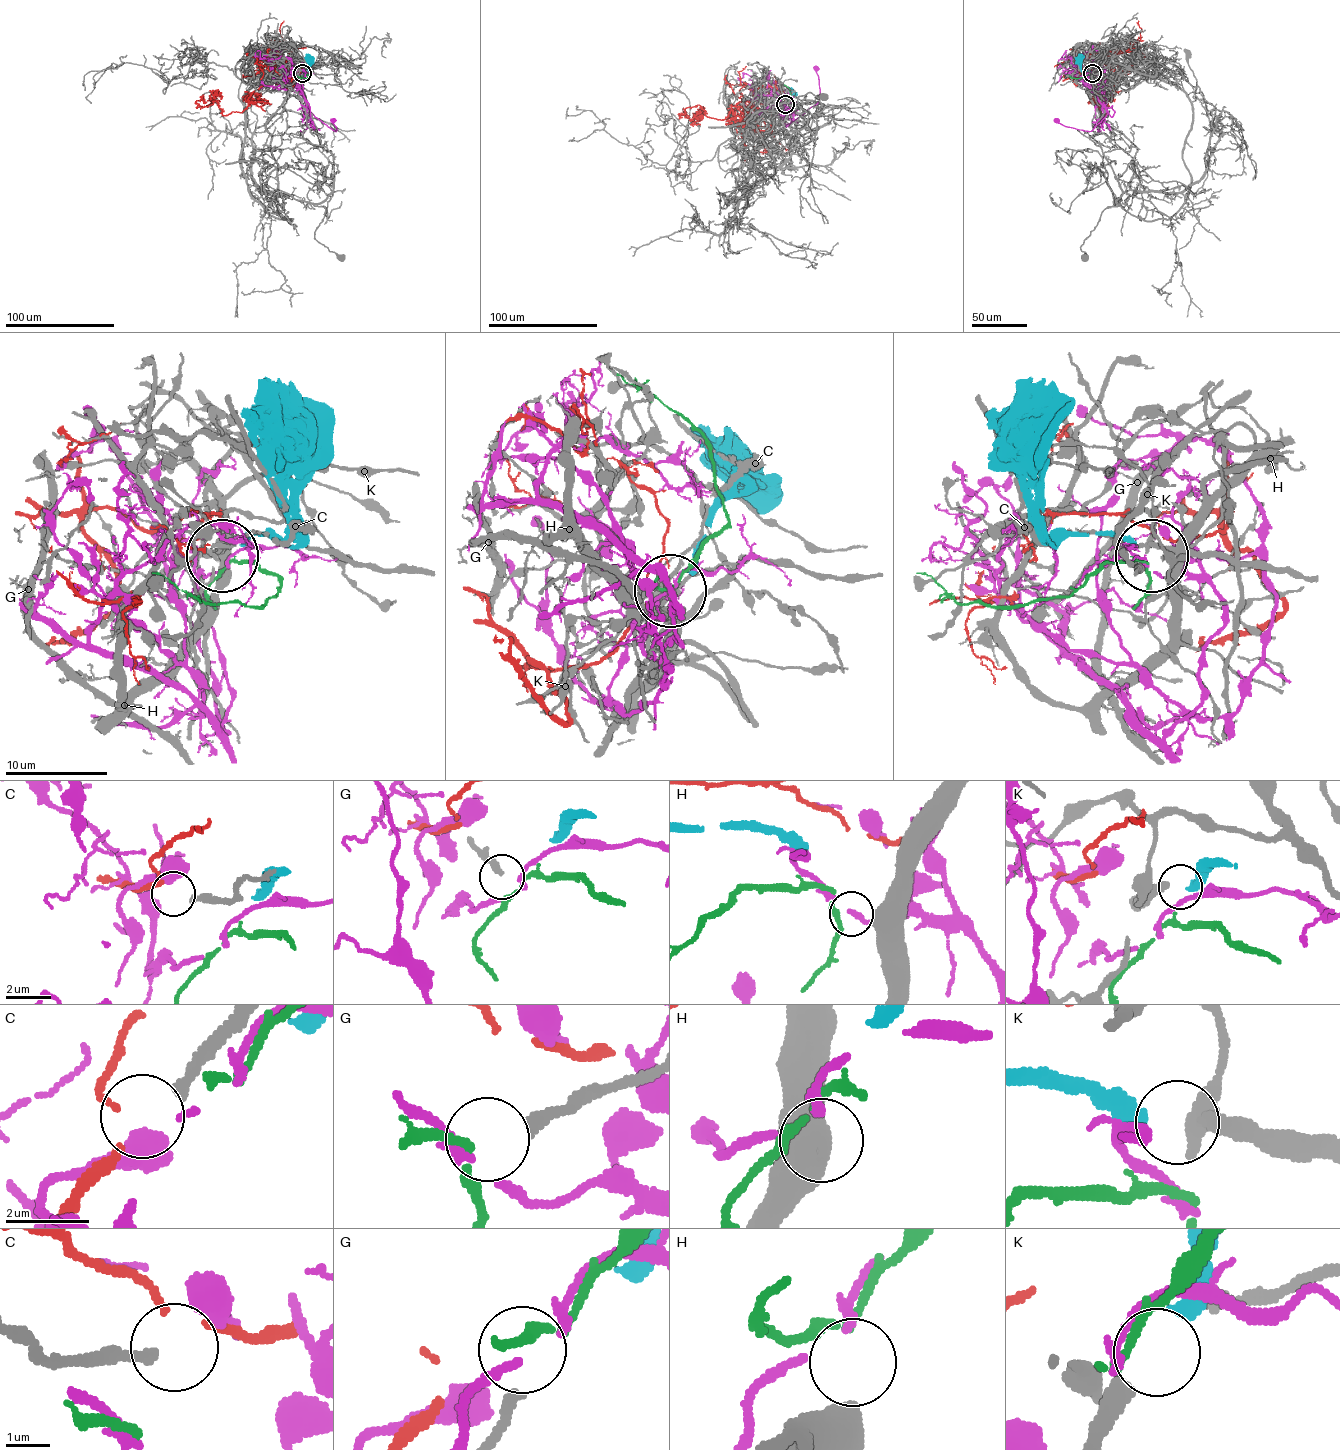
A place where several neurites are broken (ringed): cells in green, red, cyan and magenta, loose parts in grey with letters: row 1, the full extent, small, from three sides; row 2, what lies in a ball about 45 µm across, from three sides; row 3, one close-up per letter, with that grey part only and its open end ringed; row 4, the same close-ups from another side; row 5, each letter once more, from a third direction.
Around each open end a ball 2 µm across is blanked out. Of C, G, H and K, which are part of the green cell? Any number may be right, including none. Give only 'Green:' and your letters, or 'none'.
Green: G

